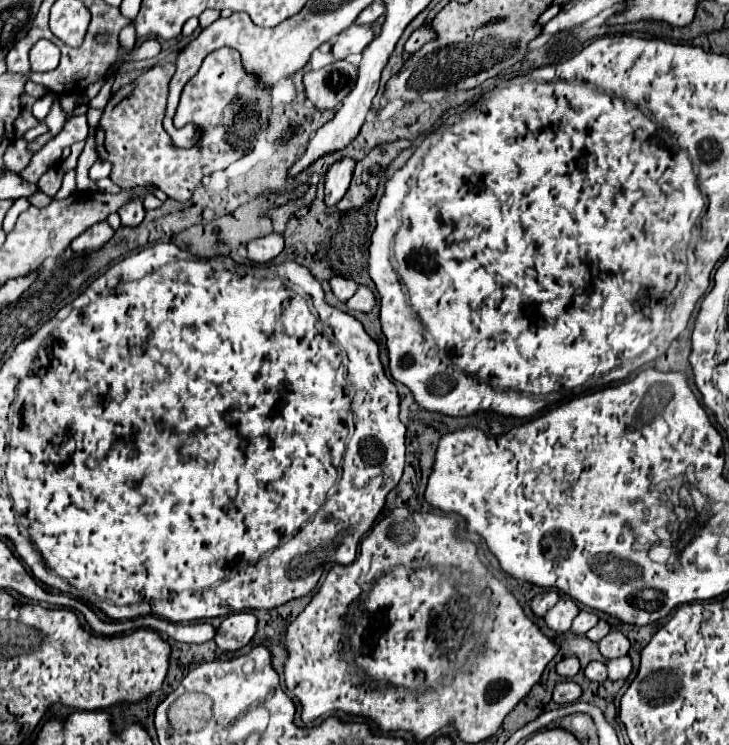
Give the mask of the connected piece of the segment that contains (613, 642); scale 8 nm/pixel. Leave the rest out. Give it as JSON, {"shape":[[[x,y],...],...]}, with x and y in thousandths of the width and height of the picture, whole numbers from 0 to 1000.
{"shape":[[[841,846],[841,848],[835,848],[824,862],[822,862],[822,872],[824,872],[824,878],[830,881],[830,883],[852,883],[852,881],[857,881],[860,875],[863,875],[863,870],[866,870],[866,864],[863,864],[863,859],[860,859],[860,854],[855,854],[849,846]]]}

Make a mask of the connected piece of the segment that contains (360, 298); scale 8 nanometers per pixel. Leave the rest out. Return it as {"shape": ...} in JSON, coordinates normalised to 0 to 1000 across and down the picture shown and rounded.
{"shape":[[[492,381],[492,384],[490,384],[490,392],[484,395],[484,400],[479,400],[473,408],[476,408],[479,416],[509,419],[509,413],[512,413],[517,405],[514,405],[514,395],[512,395],[503,384]]]}

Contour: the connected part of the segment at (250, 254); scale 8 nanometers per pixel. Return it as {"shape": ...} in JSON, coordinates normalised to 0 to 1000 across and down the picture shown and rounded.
{"shape":[[[372,311],[372,314],[350,319],[339,328],[339,346],[347,352],[355,352],[355,354],[364,354],[364,352],[374,349],[385,336],[388,336],[388,317]]]}

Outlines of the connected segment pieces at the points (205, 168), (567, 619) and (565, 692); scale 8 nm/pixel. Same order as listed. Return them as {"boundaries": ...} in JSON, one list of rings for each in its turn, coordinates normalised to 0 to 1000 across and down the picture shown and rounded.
{"boundaries":[[[[300,64],[289,70],[273,97],[257,110],[248,137],[243,145],[243,166],[267,166],[276,172],[276,185],[265,199],[243,199],[232,180],[224,174],[224,150],[229,141],[230,114],[240,95],[237,85],[218,86],[210,89],[207,94],[196,97],[188,102],[182,110],[166,115],[158,129],[152,129],[150,140],[141,148],[136,172],[130,177],[130,191],[133,191],[133,207],[139,215],[150,215],[155,220],[152,242],[166,250],[166,252],[185,252],[185,250],[213,250],[224,255],[232,266],[243,271],[257,271],[265,263],[265,255],[270,247],[298,231],[309,228],[314,220],[328,215],[333,207],[344,201],[344,191],[350,188],[353,177],[358,174],[358,156],[372,145],[372,121],[358,115],[347,99],[339,99],[339,94],[331,86],[331,72],[320,64]]],[[[772,803],[748,824],[748,835],[761,848],[778,848],[791,824],[794,824],[791,808],[783,803]]],[[[770,915],[759,926],[759,940],[764,945],[786,945],[786,942],[791,942],[797,937],[797,932],[800,932],[800,923],[794,918],[789,918],[789,915]]]]}

